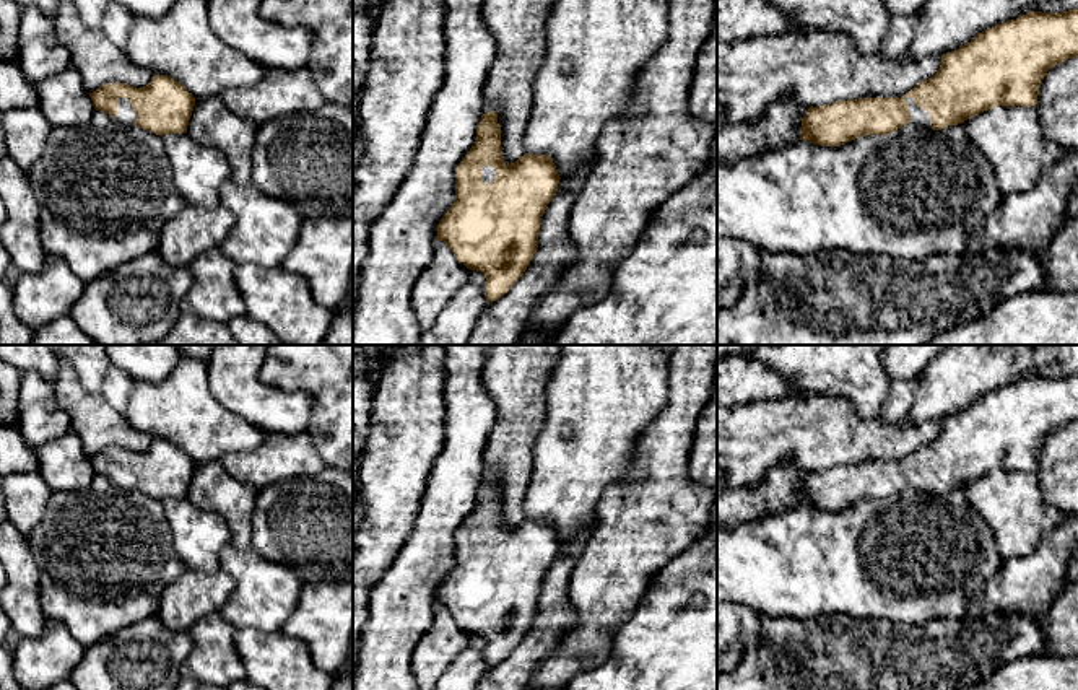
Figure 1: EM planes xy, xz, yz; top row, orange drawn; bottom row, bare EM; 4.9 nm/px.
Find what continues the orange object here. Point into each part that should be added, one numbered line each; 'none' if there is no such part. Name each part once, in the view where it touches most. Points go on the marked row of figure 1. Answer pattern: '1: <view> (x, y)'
1: yz (919, 117)

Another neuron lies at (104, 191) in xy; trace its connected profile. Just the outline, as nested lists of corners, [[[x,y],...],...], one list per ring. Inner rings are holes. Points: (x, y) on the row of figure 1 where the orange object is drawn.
[[[94,111],[83,125],[52,125],[41,158],[26,174],[41,213],[46,254],[62,257],[85,285],[124,262],[158,252],[161,229],[187,207],[174,186],[163,138],[137,125],[120,124],[101,111]]]

